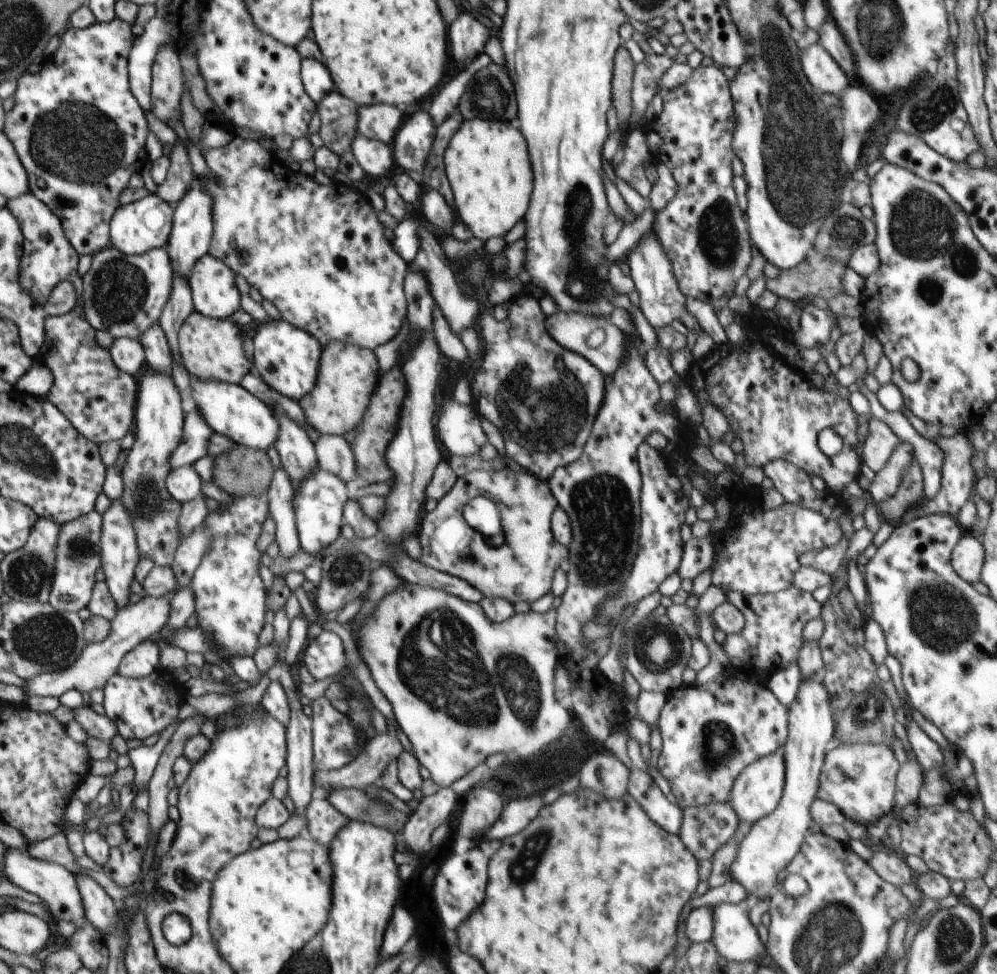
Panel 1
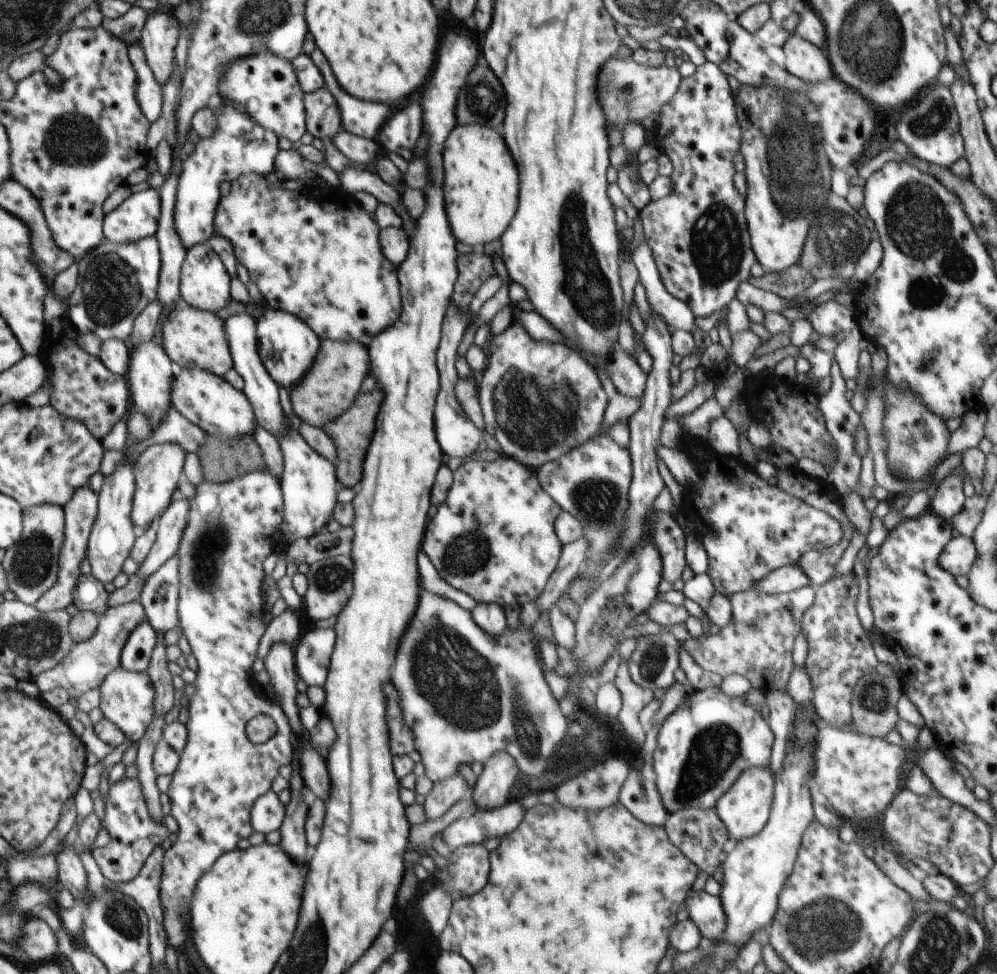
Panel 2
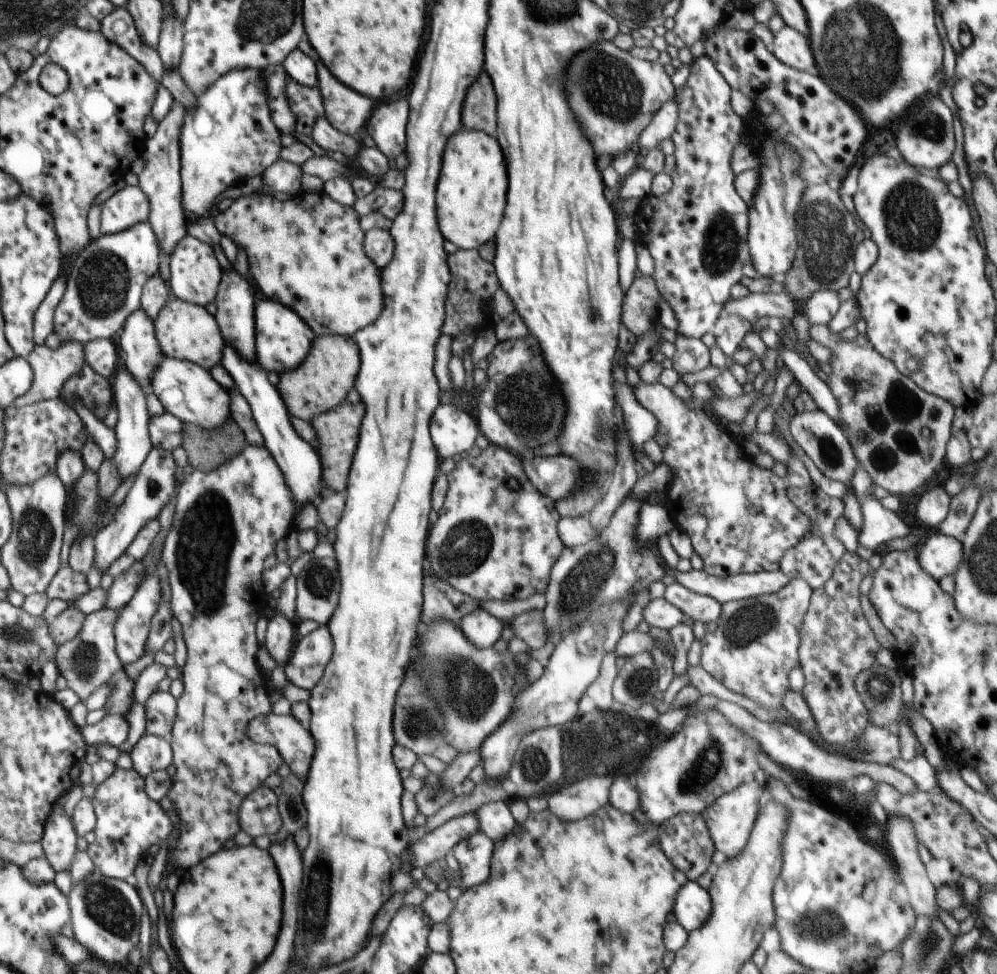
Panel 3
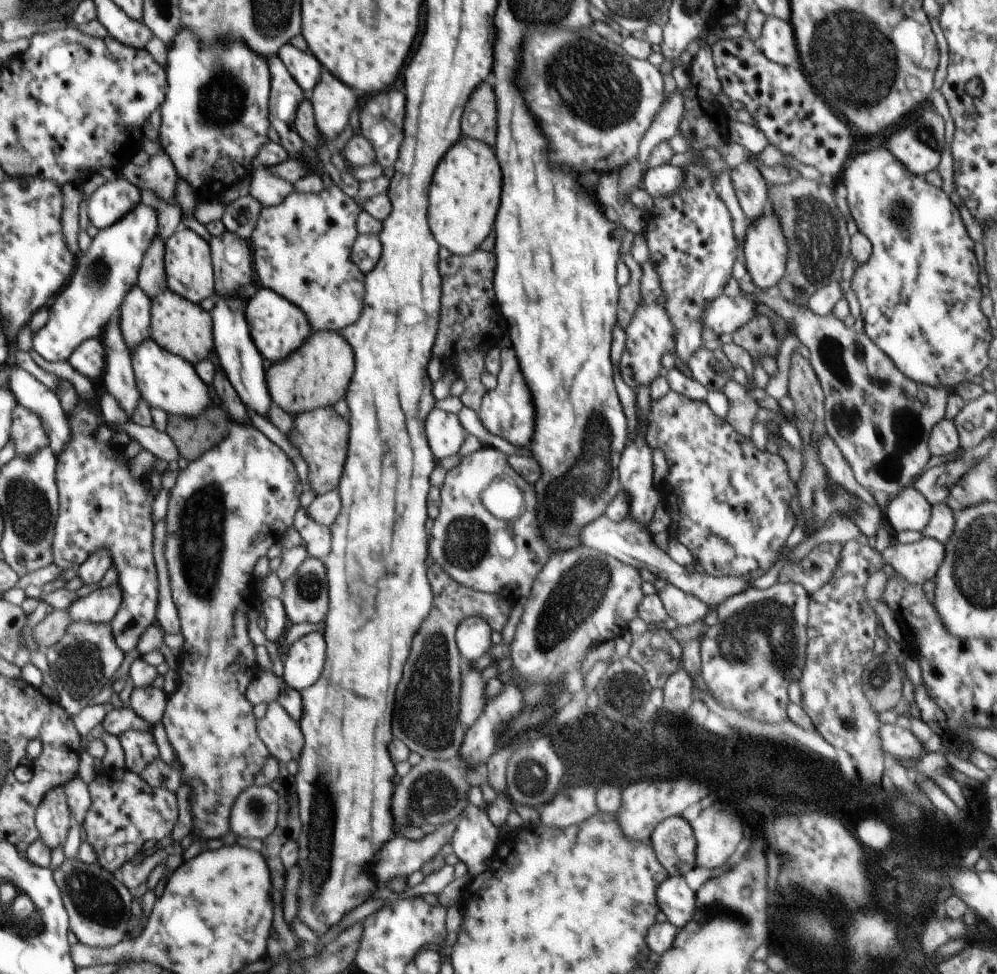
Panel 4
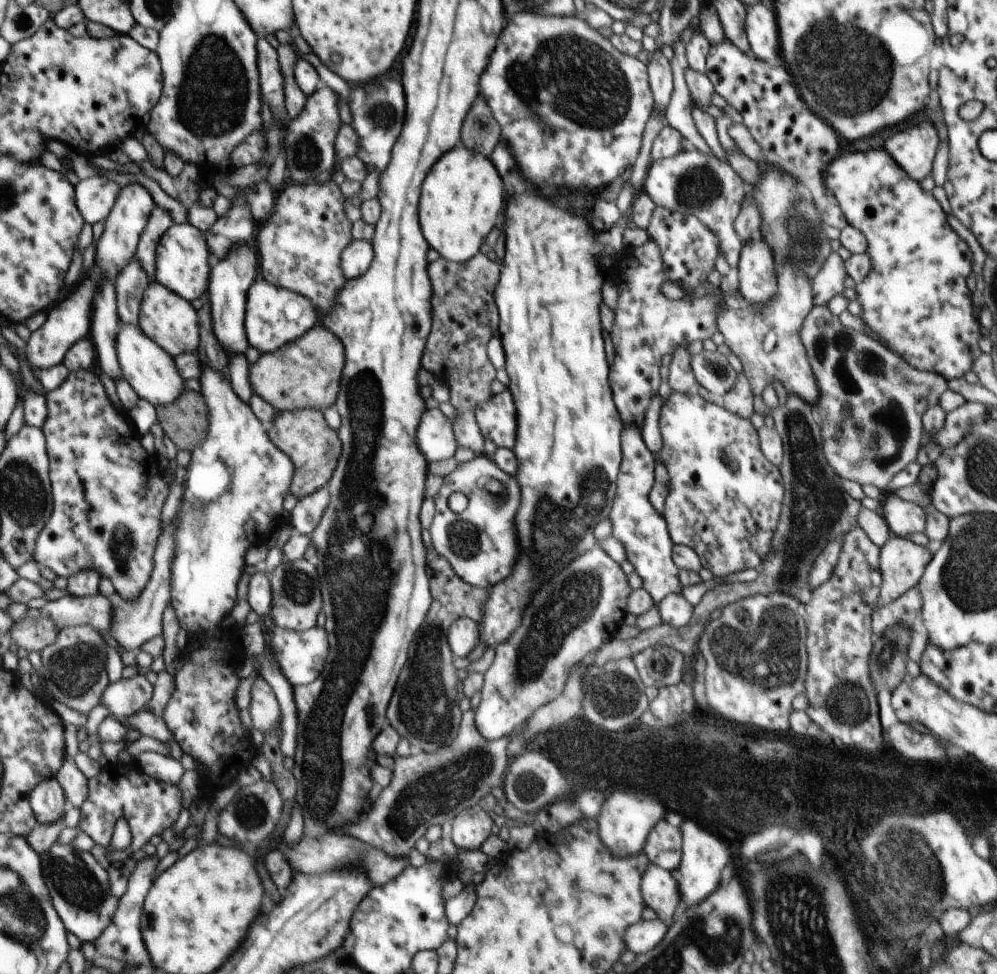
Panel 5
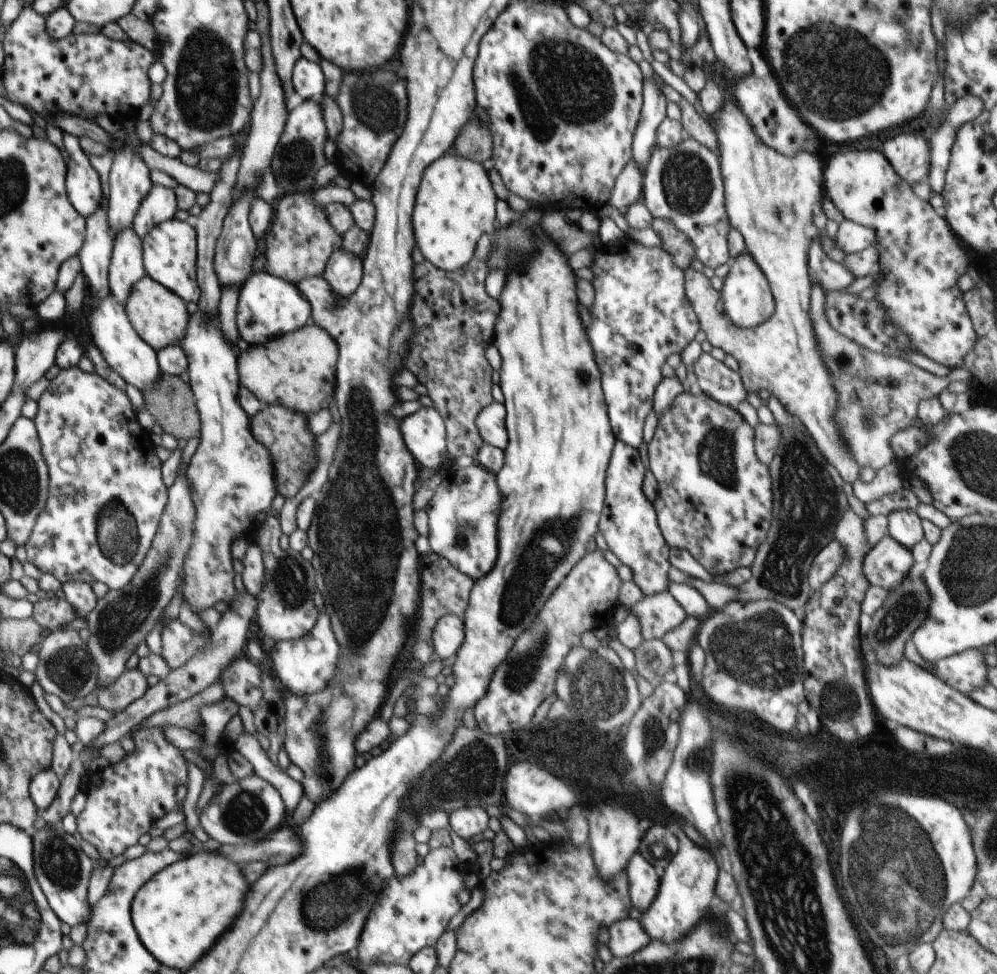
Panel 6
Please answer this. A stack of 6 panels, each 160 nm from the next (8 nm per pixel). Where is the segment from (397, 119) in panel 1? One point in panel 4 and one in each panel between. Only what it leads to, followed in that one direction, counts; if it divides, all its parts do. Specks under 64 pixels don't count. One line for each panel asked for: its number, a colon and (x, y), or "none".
2: (366, 119)
3: (348, 111)
4: (332, 100)

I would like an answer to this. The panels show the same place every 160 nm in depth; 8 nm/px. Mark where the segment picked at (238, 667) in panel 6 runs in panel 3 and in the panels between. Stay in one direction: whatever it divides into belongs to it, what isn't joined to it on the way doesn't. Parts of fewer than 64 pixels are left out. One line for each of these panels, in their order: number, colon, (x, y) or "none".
3: (296, 744)
4: (283, 736)
5: (264, 708)

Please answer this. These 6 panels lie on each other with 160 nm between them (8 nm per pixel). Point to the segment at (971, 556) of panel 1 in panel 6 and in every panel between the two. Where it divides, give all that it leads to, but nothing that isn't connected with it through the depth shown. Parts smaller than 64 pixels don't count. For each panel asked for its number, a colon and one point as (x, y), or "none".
2: (960, 554)
3: (941, 554)
4: (917, 562)
5: (902, 563)
6: (887, 563)

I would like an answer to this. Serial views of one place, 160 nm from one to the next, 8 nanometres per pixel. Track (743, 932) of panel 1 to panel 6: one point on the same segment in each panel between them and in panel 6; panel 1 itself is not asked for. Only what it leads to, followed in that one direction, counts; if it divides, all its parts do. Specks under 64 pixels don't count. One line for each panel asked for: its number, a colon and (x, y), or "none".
2: (706, 910)
3: (693, 906)
4: (677, 900)
5: (660, 890)
6: (644, 883)

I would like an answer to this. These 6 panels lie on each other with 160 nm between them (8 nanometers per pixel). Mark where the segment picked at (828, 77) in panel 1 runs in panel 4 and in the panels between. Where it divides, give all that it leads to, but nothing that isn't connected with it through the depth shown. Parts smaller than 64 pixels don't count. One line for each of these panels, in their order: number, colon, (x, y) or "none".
2: (809, 63)
3: (791, 47)
4: (778, 39)

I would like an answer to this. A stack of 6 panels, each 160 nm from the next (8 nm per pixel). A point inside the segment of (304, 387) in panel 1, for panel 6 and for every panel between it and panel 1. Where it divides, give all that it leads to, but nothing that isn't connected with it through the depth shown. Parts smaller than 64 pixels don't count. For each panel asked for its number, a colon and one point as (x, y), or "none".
2: (287, 346)
3: (283, 339)
4: (279, 328)
5: (274, 316)
6: (267, 306)

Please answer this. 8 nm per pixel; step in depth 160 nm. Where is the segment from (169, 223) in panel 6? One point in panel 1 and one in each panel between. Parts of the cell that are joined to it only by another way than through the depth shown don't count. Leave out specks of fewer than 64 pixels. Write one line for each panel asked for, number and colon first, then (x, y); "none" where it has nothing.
1: (214, 292)
2: (205, 283)
3: (195, 273)
4: (188, 264)
5: (182, 256)

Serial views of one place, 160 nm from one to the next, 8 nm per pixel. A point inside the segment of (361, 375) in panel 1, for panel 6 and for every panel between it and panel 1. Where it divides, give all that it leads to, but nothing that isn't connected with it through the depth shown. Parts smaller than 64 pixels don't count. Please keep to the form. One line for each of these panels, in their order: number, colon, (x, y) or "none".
2: (331, 385)
3: (322, 382)
4: (317, 375)
5: (306, 374)
6: (298, 371)

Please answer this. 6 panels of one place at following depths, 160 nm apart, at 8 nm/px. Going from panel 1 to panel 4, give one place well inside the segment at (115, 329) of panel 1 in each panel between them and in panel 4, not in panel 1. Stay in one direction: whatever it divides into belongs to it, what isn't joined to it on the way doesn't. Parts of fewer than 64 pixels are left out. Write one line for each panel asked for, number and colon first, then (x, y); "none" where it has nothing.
2: (116, 281)
3: (104, 287)
4: (107, 270)

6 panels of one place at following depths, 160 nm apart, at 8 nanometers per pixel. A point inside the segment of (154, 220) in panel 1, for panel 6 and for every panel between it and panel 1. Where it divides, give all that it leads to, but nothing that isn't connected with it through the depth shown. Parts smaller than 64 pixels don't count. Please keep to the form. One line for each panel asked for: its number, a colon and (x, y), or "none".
2: (137, 217)
3: (129, 206)
4: (115, 199)
5: (96, 196)
6: (83, 182)

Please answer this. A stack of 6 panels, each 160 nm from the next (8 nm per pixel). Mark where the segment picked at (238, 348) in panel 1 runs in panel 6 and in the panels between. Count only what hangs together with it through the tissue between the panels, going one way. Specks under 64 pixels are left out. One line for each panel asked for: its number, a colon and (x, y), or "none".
2: (193, 338)
3: (185, 331)
4: (183, 328)
5: (169, 320)
6: (160, 317)

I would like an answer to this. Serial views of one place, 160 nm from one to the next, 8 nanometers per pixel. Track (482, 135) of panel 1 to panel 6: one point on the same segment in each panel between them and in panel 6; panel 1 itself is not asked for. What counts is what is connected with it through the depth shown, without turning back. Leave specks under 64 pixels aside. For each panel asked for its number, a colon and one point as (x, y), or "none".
2: (480, 186)
3: (471, 194)
4: (464, 197)
5: (462, 196)
6: (456, 205)

